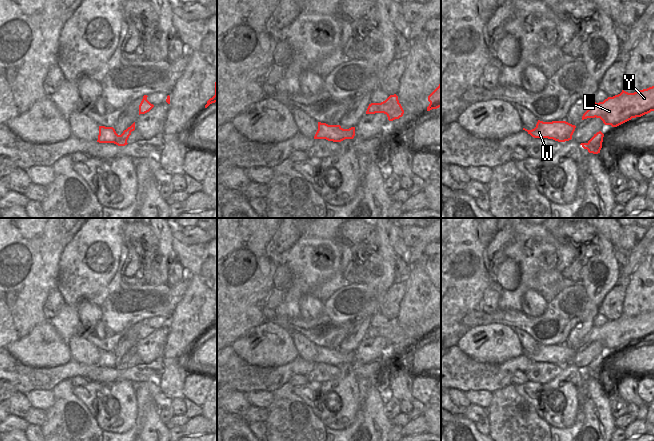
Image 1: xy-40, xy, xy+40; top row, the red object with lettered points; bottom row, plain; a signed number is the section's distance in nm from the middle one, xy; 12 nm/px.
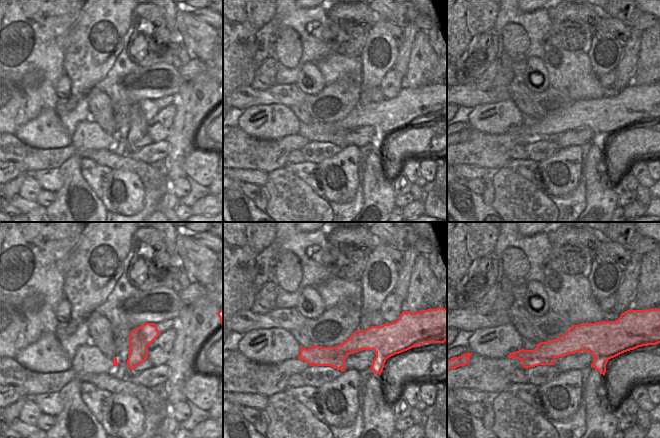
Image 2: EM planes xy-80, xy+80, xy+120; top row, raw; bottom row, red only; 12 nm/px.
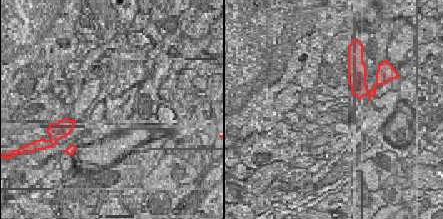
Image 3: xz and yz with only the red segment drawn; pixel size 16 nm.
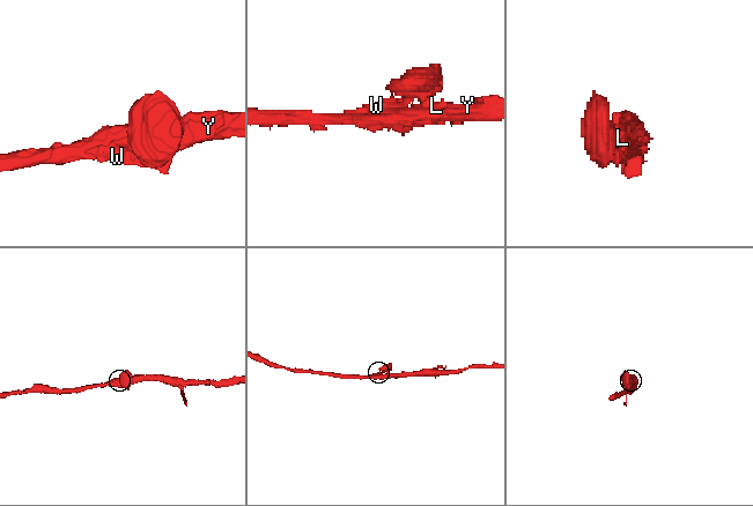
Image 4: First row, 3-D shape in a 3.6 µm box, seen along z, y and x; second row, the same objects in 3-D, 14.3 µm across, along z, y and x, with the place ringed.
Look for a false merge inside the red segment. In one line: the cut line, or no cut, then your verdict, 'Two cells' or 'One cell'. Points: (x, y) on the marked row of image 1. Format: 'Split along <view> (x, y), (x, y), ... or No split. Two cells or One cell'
No split. One cell.

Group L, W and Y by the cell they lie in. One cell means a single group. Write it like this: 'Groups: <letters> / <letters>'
Groups: L W Y.

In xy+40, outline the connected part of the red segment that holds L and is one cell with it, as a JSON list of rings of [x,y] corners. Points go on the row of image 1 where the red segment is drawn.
[[[654,86],[634,93],[622,90],[620,94],[608,97],[603,102],[594,102],[583,114],[582,120],[596,117],[605,125],[617,127],[651,111],[654,111]]]

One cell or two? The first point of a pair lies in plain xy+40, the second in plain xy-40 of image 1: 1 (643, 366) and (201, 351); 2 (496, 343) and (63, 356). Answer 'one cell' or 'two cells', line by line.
1: one cell
2: one cell

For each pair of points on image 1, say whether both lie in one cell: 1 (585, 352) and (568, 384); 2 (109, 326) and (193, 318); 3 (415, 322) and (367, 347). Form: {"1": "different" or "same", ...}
{"1": "different", "2": "different", "3": "different"}

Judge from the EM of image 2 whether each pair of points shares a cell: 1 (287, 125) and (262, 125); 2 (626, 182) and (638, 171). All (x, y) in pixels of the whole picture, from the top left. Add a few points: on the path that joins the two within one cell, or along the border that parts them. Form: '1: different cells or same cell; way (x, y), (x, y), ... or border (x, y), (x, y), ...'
1: same cell; way (281, 125), (268, 125)
2: different cells; border (628, 172), (640, 184)

